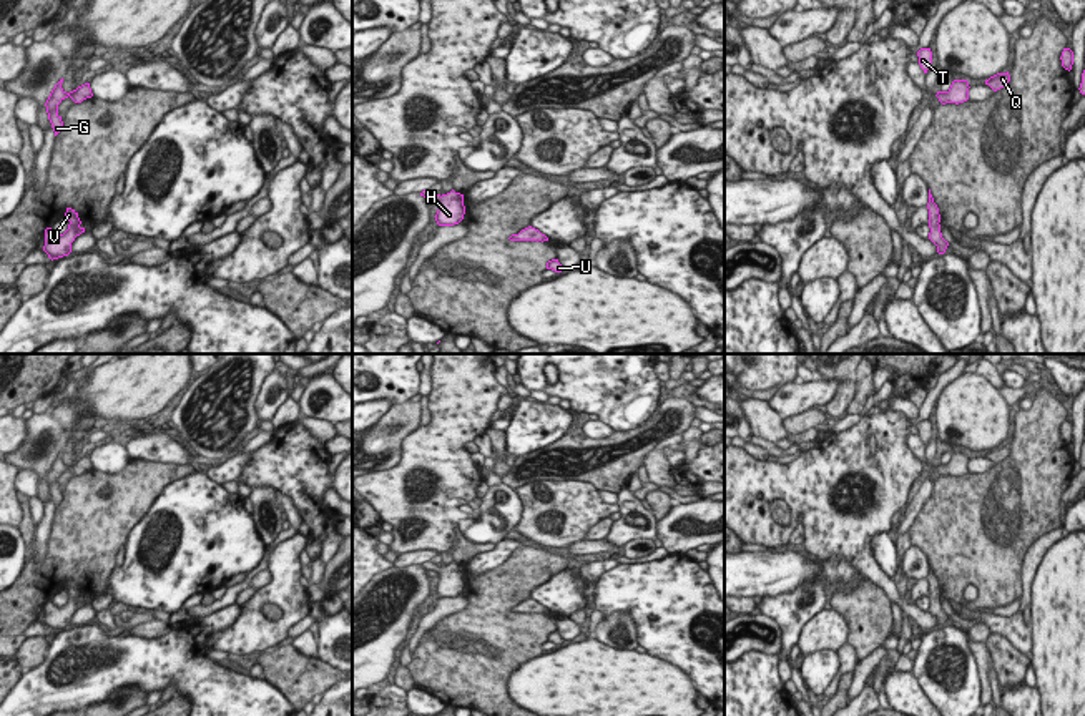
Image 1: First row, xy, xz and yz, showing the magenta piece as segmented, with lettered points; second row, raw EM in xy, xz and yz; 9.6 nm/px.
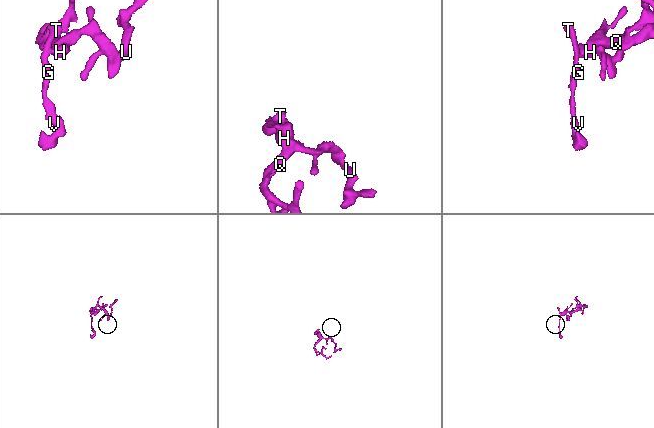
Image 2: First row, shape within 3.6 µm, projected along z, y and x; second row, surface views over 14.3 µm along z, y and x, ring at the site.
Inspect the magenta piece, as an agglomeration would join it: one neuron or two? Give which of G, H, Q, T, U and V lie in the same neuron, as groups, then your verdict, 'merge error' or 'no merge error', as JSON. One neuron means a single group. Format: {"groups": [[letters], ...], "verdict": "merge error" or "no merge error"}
{"groups": [["G", "H", "Q", "T", "U", "V"]], "verdict": "no merge error"}

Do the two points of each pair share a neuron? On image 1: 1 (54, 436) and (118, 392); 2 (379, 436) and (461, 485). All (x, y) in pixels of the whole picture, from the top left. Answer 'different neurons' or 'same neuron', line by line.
1: same neuron
2: different neurons

